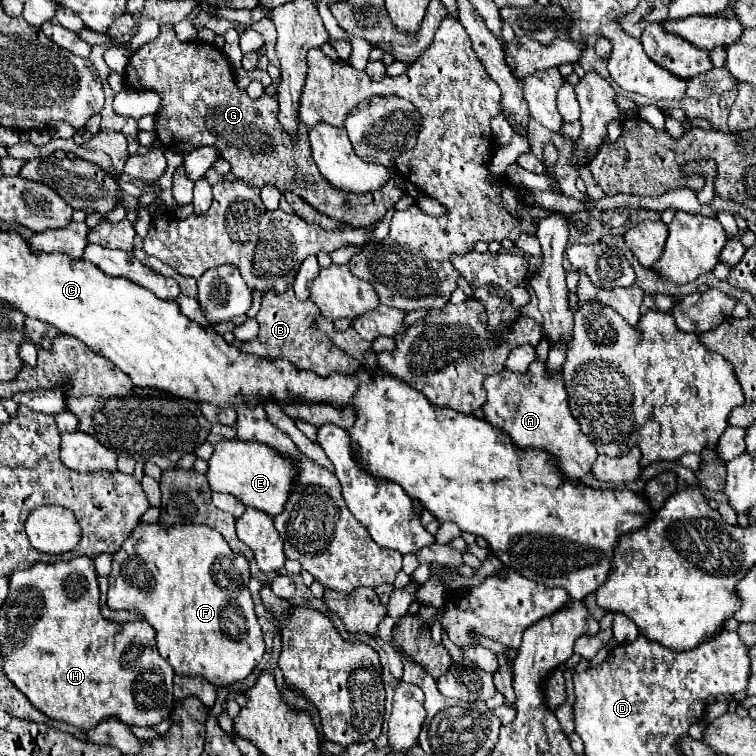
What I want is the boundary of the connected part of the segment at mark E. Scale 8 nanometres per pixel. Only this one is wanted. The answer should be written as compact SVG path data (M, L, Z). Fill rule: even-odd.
M222 440L214 446L214 454L208 466L210 468L206 478L214 492L232 494L244 506L258 508L270 516L276 516L280 514L280 510L284 510L284 502L288 500L288 494L292 494L292 478L296 478L296 470L292 470L292 462L288 462L288 458L280 458L276 450L260 442Z

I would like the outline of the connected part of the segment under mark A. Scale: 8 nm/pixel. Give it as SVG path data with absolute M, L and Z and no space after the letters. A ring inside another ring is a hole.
M534 360L524 374L502 370L484 380L484 390L488 392L484 414L486 422L502 428L518 448L544 448L556 456L560 456L562 472L574 480L588 474L592 462L598 458L596 448L590 438L582 434L580 424L572 418L568 406L568 394L564 388L562 374L550 374L546 362Z

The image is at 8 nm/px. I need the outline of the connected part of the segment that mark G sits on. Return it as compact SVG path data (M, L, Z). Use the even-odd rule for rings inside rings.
M162 24L160 36L132 54L126 66L126 78L126 86L154 90L162 96L156 136L166 148L184 154L192 148L214 146L220 150L220 156L232 164L232 174L246 184L256 188L274 184L280 192L290 188L318 212L350 226L372 226L404 196L396 186L398 172L394 168L390 180L374 192L352 194L328 186L320 170L316 170L316 162L312 162L308 128L300 122L300 138L288 138L288 134L284 134L276 118L276 94L262 94L252 100L246 90L236 84L234 68L218 46L200 40L182 42L176 38L172 24Z

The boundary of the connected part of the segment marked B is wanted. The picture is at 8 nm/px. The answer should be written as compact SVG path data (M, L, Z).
M288 288L284 294L266 292L262 296L262 308L256 316L260 324L260 332L254 340L242 344L242 352L254 354L260 358L276 360L276 358L288 358L298 370L312 370L318 376L330 376L330 374L354 374L360 368L360 362L352 356L348 356L342 348L338 348L332 338L328 338L318 326L316 320L320 318L320 310L314 302L304 300L300 302L294 296L294 290Z

